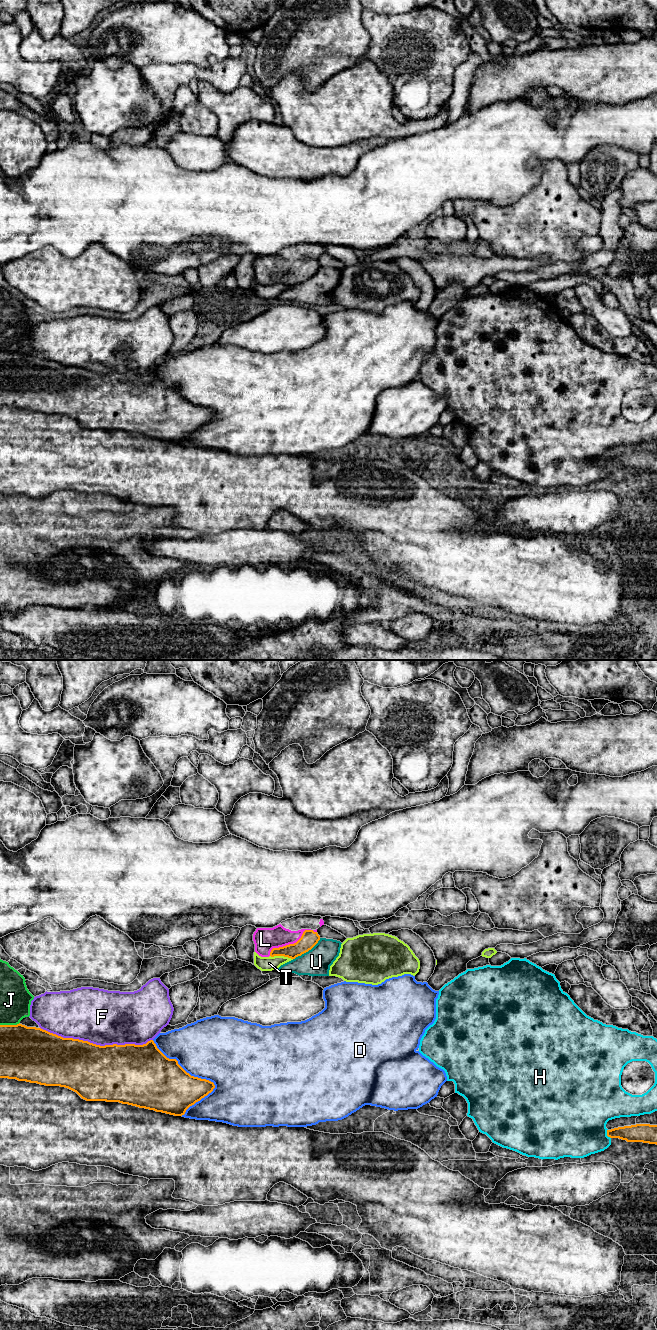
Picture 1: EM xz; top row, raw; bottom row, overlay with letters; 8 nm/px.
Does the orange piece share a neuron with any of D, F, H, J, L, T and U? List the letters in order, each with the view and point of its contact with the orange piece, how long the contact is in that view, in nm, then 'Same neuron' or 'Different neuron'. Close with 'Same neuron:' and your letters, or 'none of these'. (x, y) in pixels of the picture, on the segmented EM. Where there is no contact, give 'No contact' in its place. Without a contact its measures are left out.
D: Touches orange at xz (200, 1078). Shared border 650 nm. Different neuron
F: Touches orange at xz (95, 1044). Shared border 900 nm. Different neuron
H: Touches orange at xz (607, 1134). Shared border 80 nm. Different neuron
J: Touches orange at xz (9, 1025). Shared border 160 nm. Different neuron
L: Touches orange at xz (289, 944). Shared border 400 nm. Same neuron
T: Touches orange at xz (281, 955). Shared border 190 nm. Different neuron
U: Touches orange at xz (307, 951). Shared border 280 nm. Different neuron
Same neuron: L

